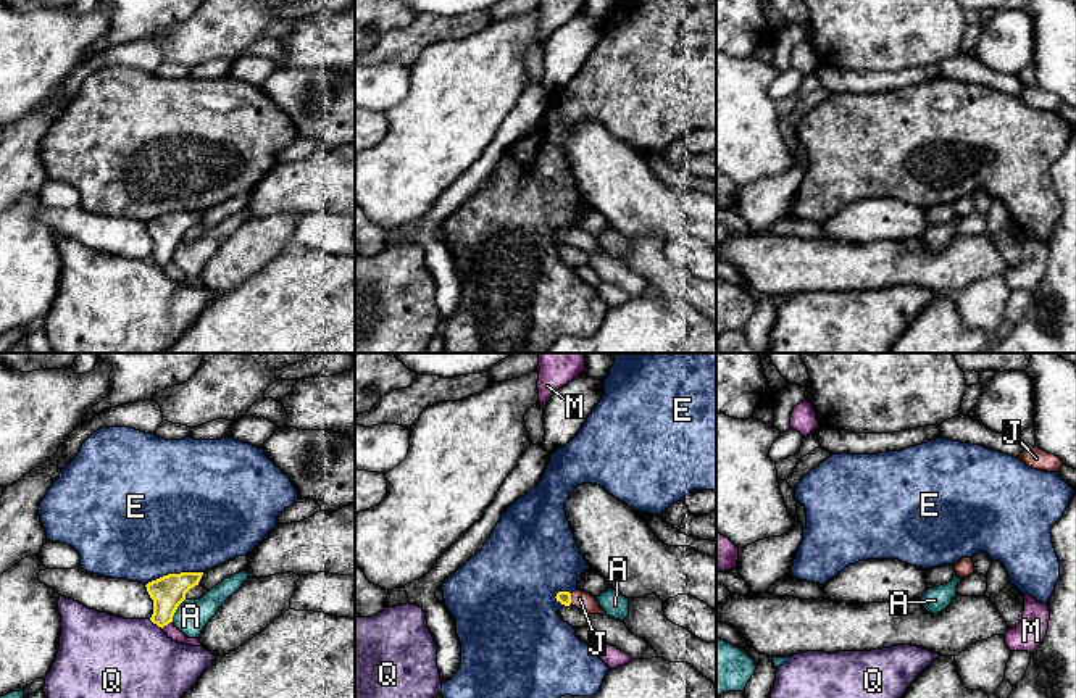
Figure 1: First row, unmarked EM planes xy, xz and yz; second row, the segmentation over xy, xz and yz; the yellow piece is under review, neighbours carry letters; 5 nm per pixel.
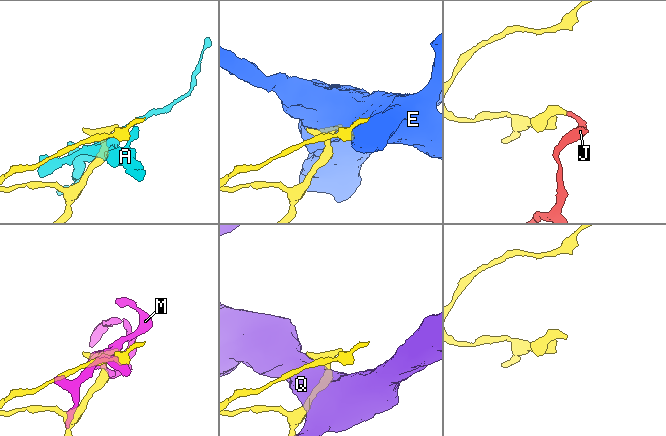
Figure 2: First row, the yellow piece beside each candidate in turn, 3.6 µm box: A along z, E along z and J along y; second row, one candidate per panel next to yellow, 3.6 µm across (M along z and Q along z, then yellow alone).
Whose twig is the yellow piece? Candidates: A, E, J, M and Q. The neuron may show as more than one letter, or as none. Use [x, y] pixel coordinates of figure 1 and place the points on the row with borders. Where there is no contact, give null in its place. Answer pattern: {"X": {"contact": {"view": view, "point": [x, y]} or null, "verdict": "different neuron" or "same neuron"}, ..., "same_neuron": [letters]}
{"A": {"contact": {"view": "xy", "point": [176, 608]}, "verdict": "different neuron"}, "E": {"contact": {"view": "xy", "point": [173, 574]}, "verdict": "different neuron"}, "J": {"contact": {"view": "xz", "point": [570, 598]}, "verdict": "same neuron"}, "M": {"contact": {"view": "xy", "point": [166, 624]}, "verdict": "different neuron"}, "Q": {"contact": {"view": "xy", "point": [155, 623]}, "verdict": "different neuron"}, "same_neuron": ["J"]}

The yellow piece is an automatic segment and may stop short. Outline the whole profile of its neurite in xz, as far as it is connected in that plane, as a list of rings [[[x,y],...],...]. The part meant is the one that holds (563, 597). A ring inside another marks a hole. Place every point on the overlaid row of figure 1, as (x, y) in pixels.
[[[574,590],[573,593],[569,593],[569,592],[558,592],[555,598],[561,605],[565,605],[565,606],[573,605],[578,609],[587,613],[587,614],[607,616],[607,613],[600,608],[597,598],[592,596],[590,593],[582,592],[582,590]]]

